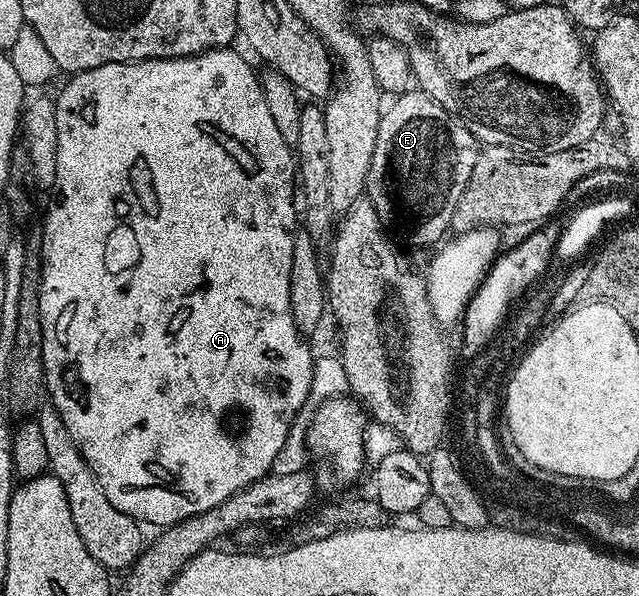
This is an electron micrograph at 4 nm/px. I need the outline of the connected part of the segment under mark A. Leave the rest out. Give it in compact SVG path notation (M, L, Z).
M234 48L205 50L203 54L194 54L190 58L153 58L143 62L109 62L91 70L82 70L69 79L70 83L56 94L56 180L52 190L54 203L46 210L46 219L40 222L43 232L42 246L42 291L40 292L40 316L43 326L42 363L46 369L45 389L49 401L64 420L64 428L72 432L72 440L80 448L88 468L96 476L100 488L104 488L104 496L120 508L128 517L145 524L147 527L165 528L183 522L185 518L196 516L200 512L208 512L208 508L216 508L216 504L224 504L228 496L237 490L244 489L248 484L258 482L271 473L273 460L280 448L285 446L289 432L295 425L294 417L301 406L307 405L309 389L312 388L313 366L315 355L310 355L306 347L307 340L299 333L294 323L292 304L289 303L289 276L292 267L292 248L294 247L294 198L296 202L296 158L292 153L291 143L276 128L276 120L272 120L272 112L268 112L268 100L264 100L262 83L259 75L234 51Z

